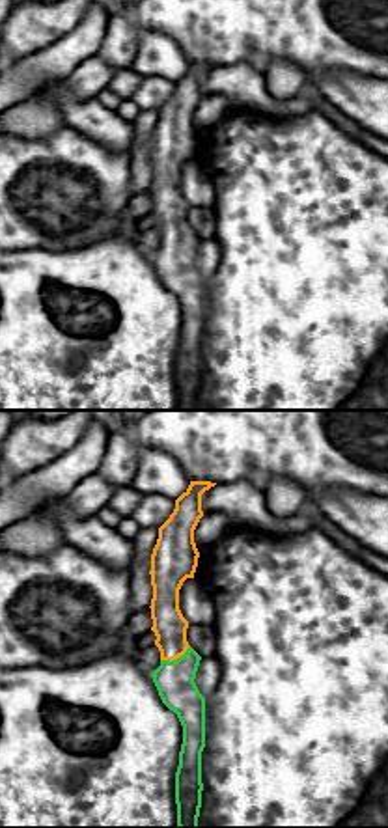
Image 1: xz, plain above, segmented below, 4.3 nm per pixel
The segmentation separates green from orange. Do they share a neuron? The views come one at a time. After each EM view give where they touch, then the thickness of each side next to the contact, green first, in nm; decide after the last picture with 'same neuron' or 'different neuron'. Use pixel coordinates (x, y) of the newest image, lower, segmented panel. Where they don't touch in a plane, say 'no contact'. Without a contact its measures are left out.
contact (178, 659); calibres 160 and 140 nm

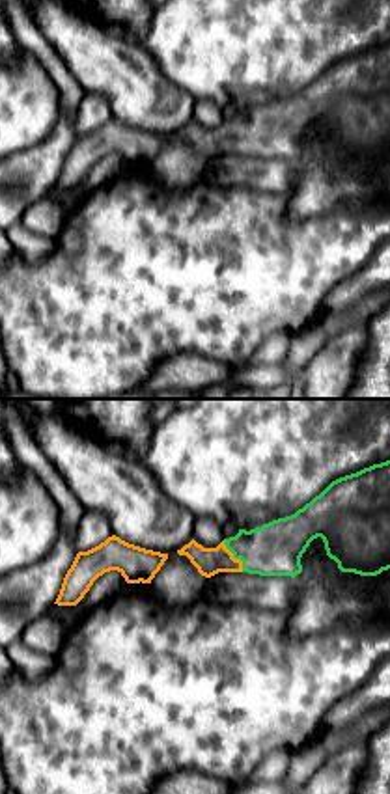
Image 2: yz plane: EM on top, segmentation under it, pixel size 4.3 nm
contact (236, 558); calibres 240 and 120 nm

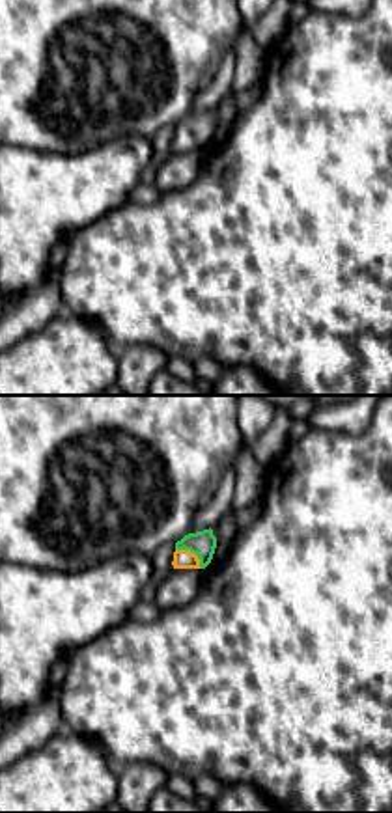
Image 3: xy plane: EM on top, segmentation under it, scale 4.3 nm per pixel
contact (193, 552); calibres 110 and 80 nm

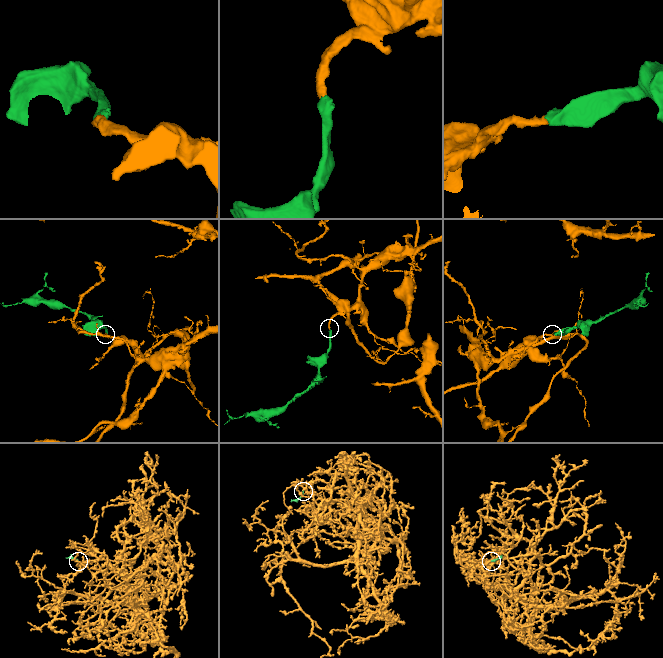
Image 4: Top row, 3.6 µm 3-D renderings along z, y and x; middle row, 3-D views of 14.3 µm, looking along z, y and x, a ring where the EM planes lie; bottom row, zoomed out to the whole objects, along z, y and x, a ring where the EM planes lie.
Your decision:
same neuron

